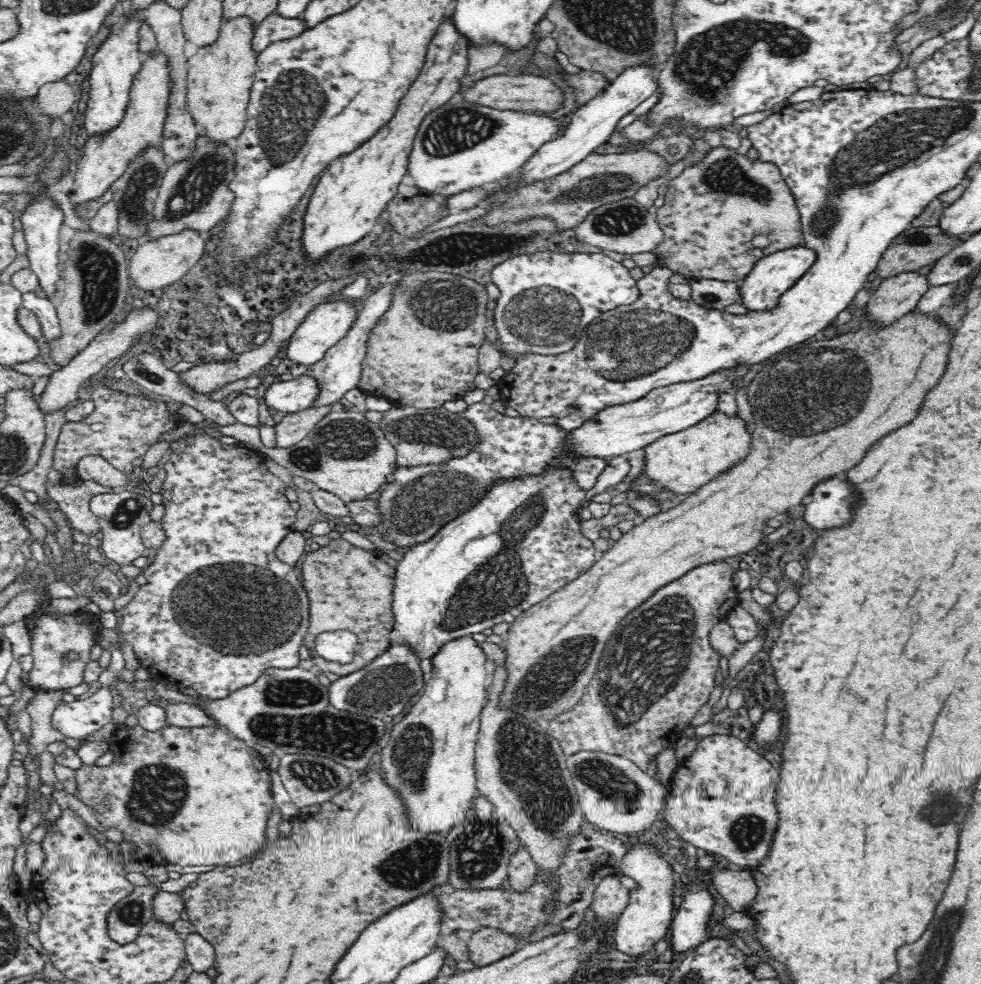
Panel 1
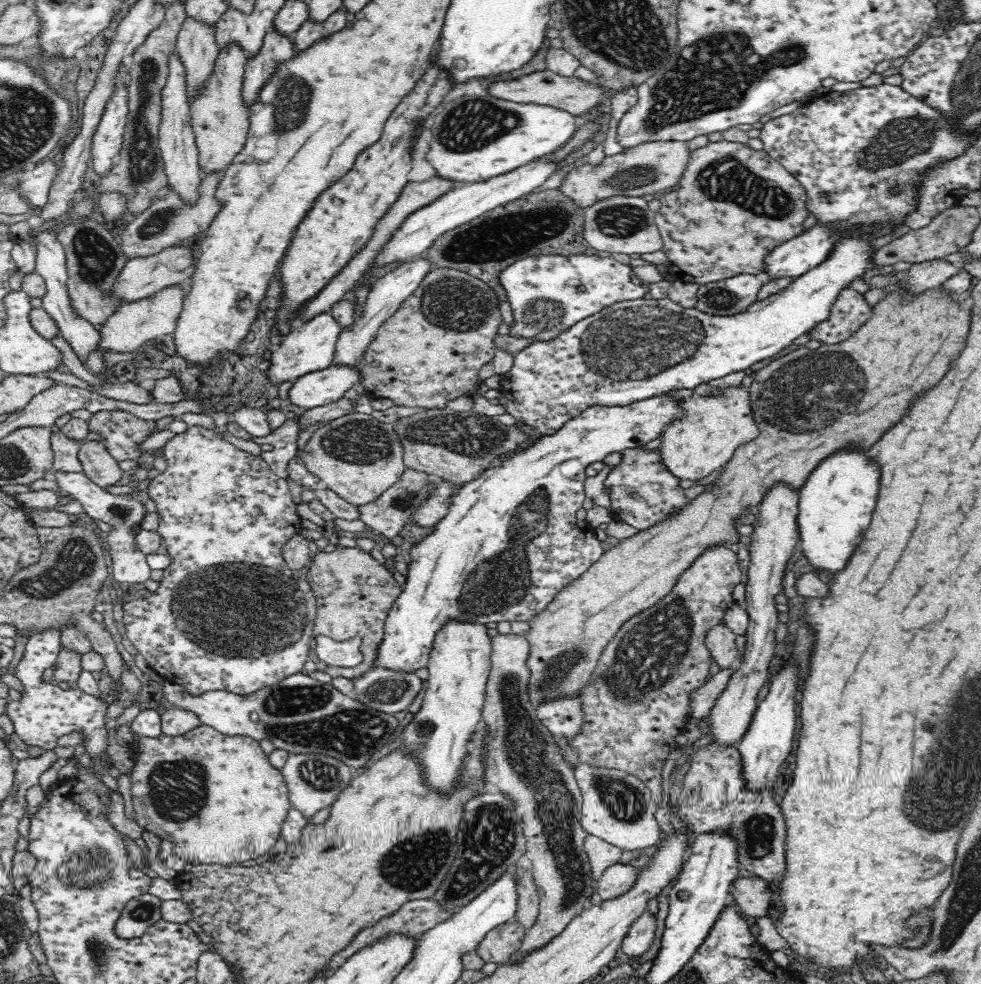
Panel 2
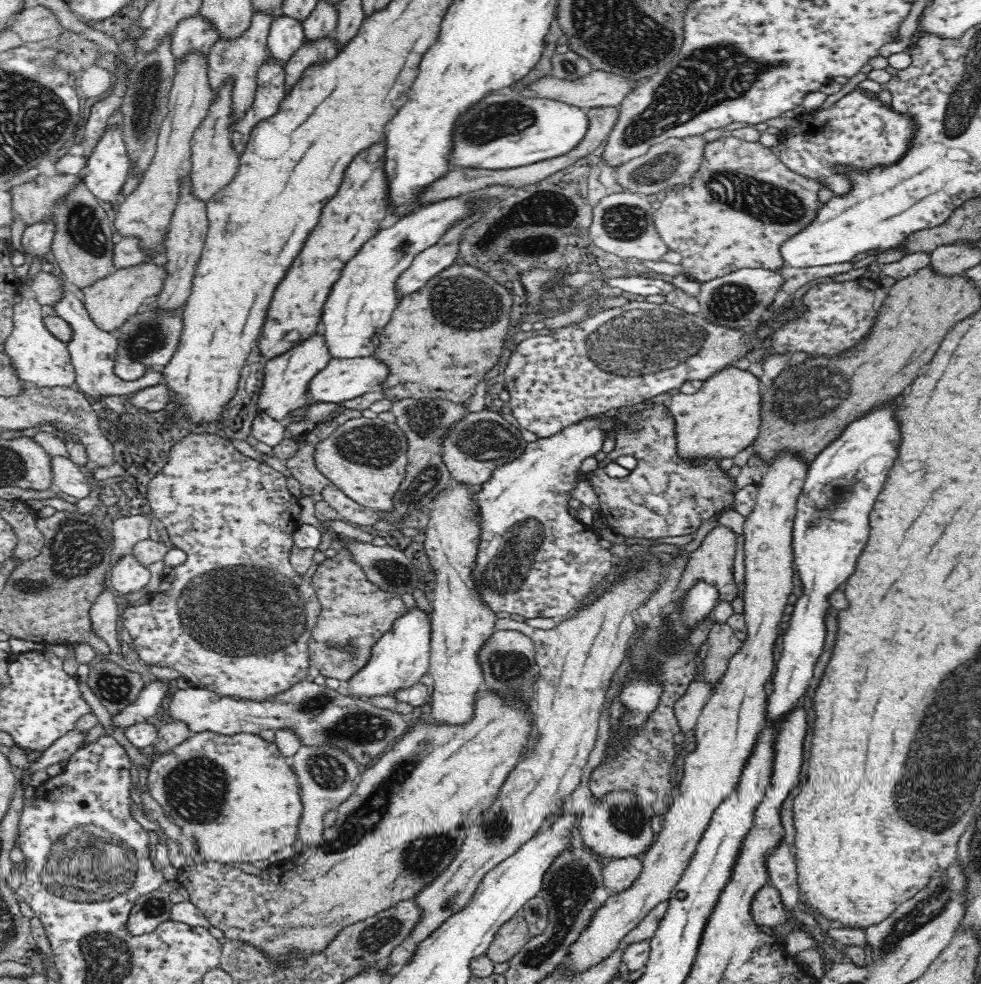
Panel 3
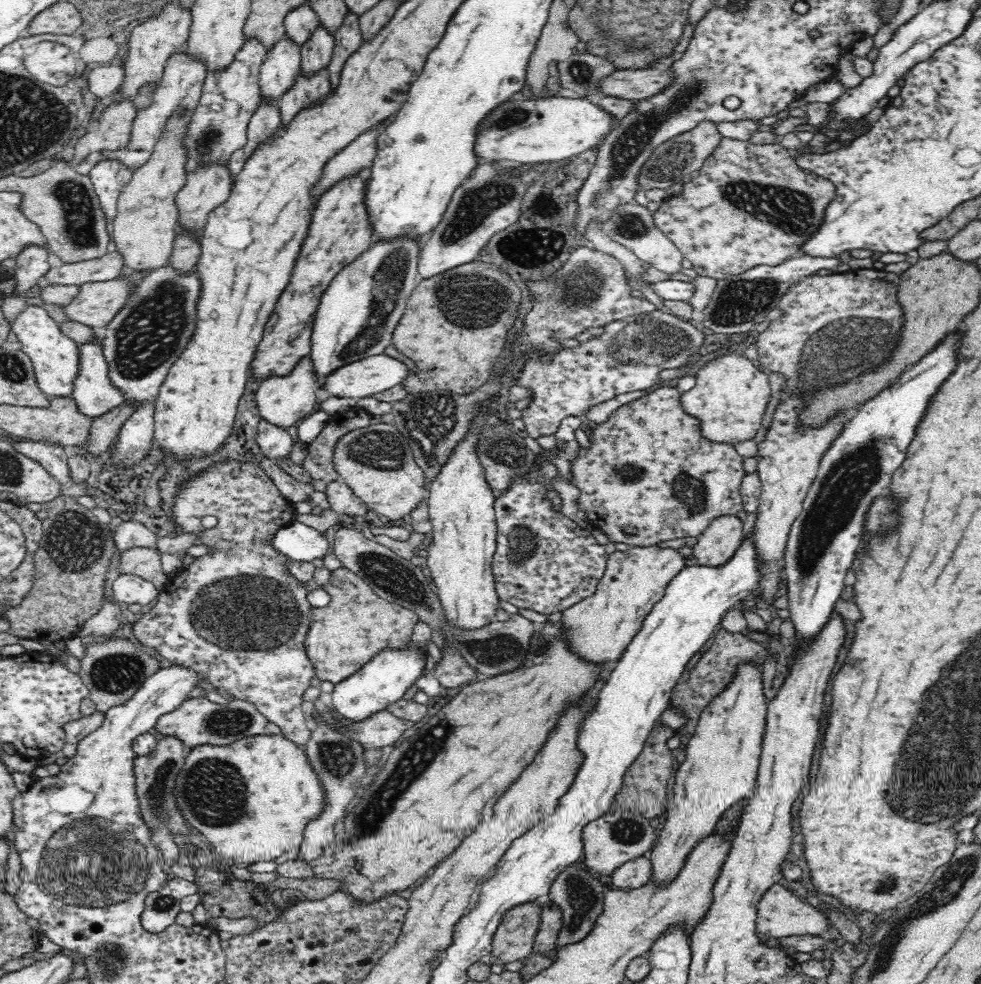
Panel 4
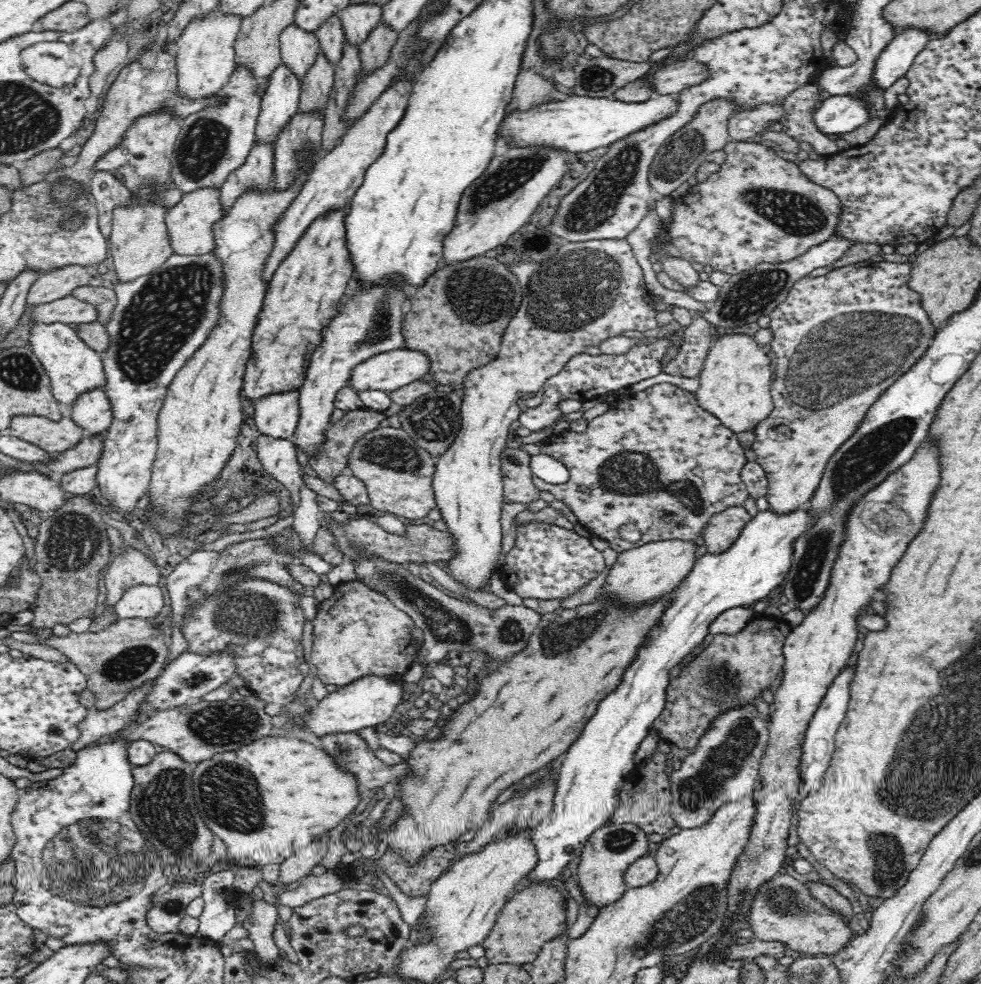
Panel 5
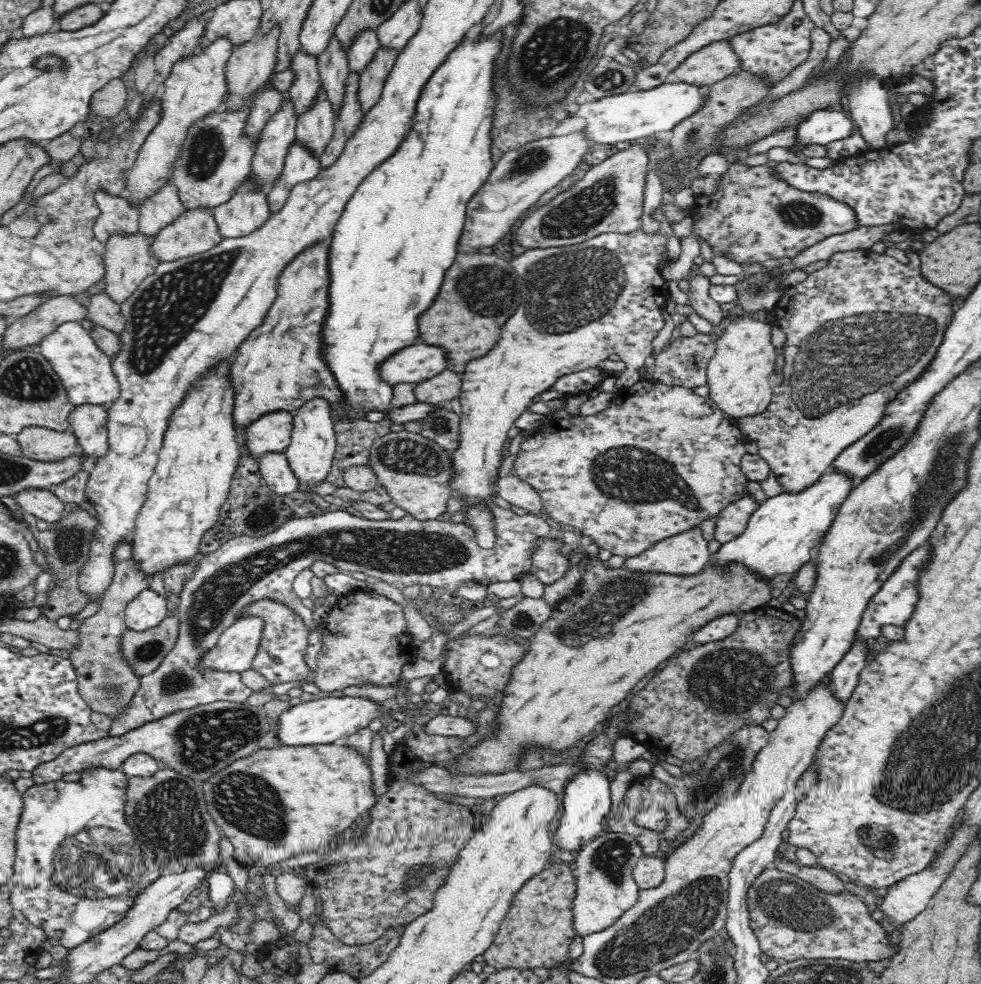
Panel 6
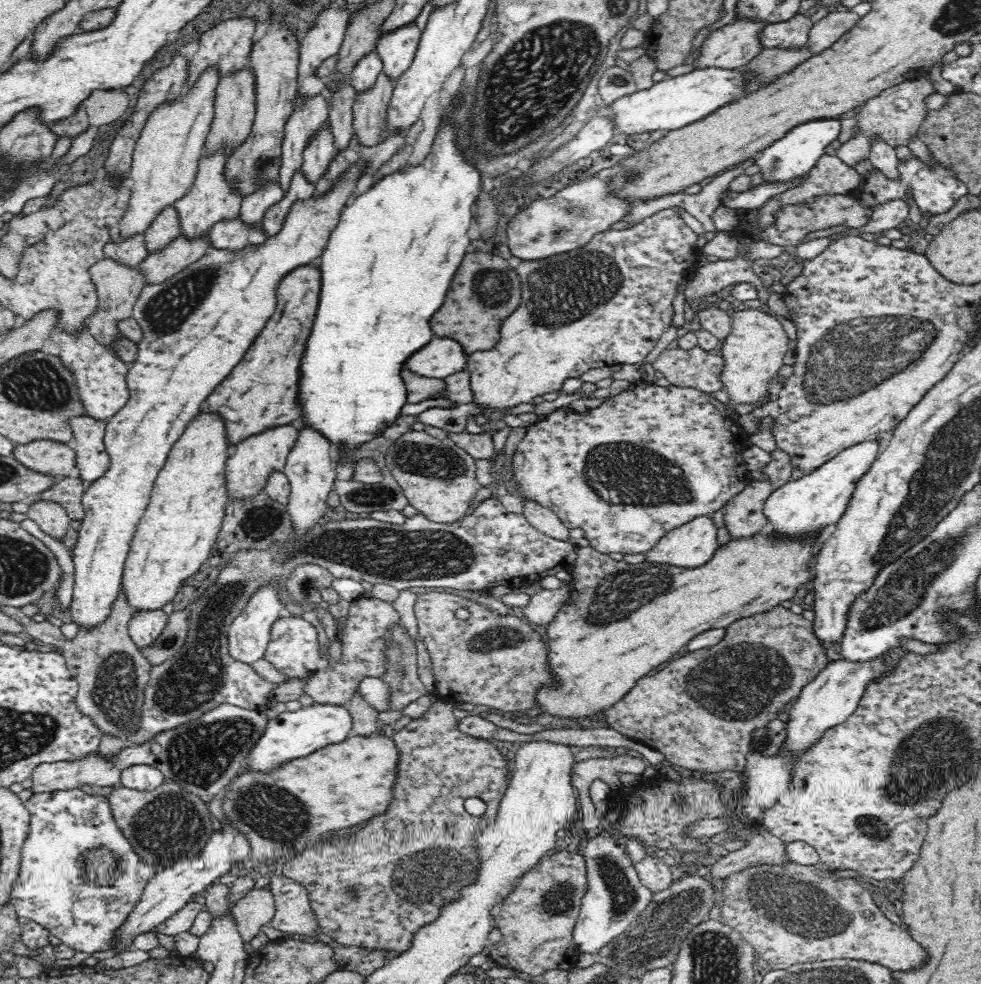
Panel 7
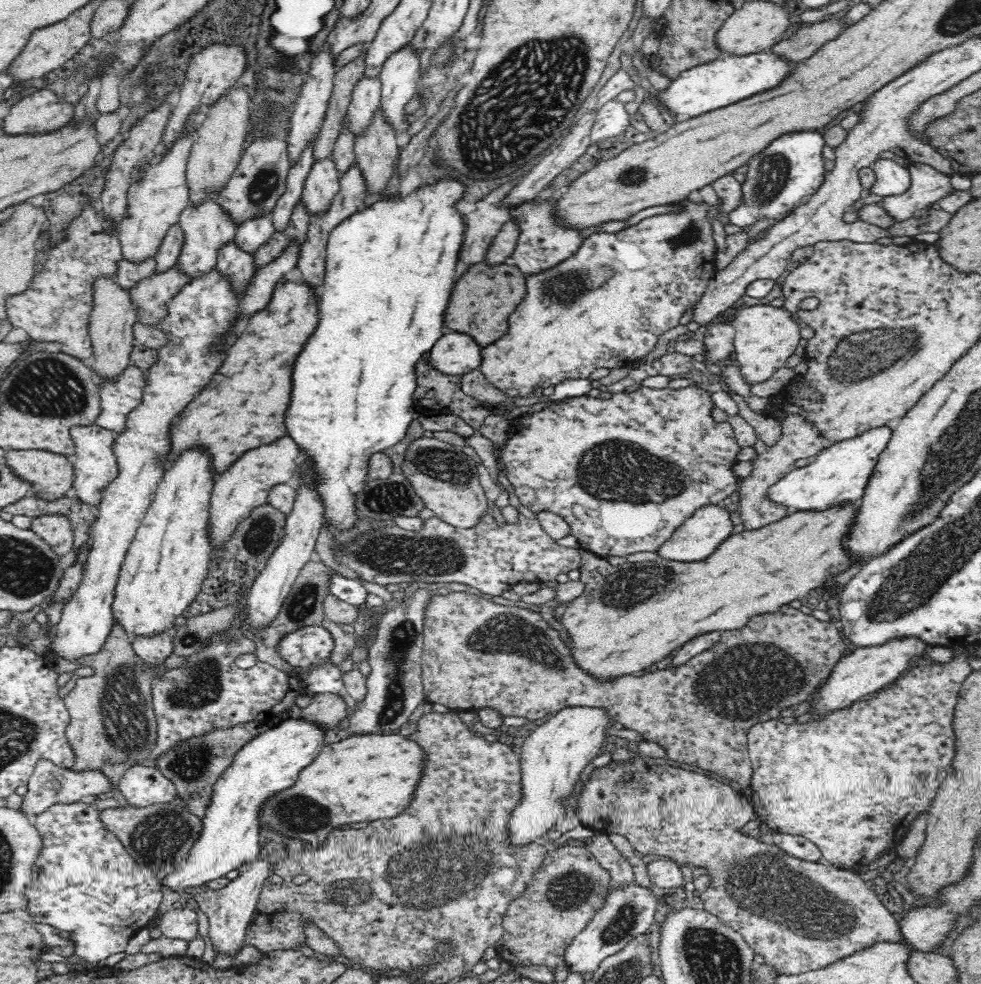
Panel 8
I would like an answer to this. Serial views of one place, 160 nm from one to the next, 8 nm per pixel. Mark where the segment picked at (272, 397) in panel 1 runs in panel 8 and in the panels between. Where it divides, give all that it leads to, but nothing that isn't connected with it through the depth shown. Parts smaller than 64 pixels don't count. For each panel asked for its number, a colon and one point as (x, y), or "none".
2: (319, 388)
3: (342, 379)
4: (364, 378)
5: (388, 371)
6: (416, 363)
7: (441, 357)
8: (455, 354)

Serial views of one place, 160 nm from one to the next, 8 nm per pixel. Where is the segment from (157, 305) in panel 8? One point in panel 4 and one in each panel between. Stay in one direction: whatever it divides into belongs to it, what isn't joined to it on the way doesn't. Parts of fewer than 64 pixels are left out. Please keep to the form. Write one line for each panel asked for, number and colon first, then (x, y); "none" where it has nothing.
4: (210, 184)
5: (189, 222)
6: (195, 231)
7: (159, 265)

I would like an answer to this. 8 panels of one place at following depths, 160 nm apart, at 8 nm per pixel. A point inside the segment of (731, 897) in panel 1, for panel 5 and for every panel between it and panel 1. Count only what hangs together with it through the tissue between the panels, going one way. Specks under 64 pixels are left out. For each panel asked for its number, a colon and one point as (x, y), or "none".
2: (752, 894)
3: (766, 908)
4: (780, 913)
5: (810, 927)

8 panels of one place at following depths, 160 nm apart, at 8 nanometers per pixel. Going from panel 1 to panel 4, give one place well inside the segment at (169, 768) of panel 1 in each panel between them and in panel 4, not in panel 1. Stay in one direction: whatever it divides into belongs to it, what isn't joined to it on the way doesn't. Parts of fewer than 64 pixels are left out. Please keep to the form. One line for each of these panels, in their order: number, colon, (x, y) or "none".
2: (216, 799)
3: (242, 804)
4: (277, 793)

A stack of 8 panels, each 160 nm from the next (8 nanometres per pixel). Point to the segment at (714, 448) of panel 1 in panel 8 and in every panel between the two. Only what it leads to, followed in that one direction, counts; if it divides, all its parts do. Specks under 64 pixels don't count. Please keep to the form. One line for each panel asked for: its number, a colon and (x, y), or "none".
2: (714, 428)
3: (721, 419)
4: (730, 394)
5: (735, 382)
6: (737, 375)
7: (753, 351)
8: (765, 336)

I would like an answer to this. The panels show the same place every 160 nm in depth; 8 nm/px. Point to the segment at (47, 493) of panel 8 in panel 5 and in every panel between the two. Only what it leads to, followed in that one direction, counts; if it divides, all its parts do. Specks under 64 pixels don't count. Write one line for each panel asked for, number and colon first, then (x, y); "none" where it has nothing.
5: (56, 436)
6: (39, 443)
7: (49, 457)

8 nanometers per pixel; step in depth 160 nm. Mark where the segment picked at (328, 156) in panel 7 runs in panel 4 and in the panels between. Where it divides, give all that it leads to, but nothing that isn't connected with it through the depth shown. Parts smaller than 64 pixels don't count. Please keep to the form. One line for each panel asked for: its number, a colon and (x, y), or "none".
4: (317, 51)
5: (315, 86)
6: (315, 126)

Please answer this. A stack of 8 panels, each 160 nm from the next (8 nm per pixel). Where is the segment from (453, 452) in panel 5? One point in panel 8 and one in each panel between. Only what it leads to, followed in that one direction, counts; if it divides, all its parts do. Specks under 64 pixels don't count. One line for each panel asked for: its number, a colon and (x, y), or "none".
6: (579, 303)
7: (608, 302)
8: (606, 306)

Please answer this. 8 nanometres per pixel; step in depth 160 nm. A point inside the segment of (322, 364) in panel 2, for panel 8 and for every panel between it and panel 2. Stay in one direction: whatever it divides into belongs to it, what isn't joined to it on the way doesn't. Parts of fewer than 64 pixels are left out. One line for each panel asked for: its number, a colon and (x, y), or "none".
3: (285, 380)
4: (282, 400)
5: (277, 415)
6: (272, 431)
7: (254, 459)
8: (245, 486)

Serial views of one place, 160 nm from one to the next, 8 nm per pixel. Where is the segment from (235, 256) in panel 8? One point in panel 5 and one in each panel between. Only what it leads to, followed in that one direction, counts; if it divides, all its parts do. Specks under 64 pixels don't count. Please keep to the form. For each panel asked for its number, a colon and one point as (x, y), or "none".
5: (257, 171)
6: (248, 208)
7: (235, 233)

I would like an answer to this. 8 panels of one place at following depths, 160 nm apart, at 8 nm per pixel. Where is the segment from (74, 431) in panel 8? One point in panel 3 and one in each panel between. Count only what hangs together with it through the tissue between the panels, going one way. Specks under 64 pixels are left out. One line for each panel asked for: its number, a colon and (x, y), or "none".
3: (93, 351)
4: (93, 391)
5: (92, 410)
6: (89, 421)
7: (92, 460)

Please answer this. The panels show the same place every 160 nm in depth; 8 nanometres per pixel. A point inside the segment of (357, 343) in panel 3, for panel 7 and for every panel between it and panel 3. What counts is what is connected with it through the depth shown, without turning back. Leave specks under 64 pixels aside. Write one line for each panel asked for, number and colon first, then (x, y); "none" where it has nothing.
4: (356, 315)
5: (368, 319)
6: (310, 453)
7: (308, 467)

